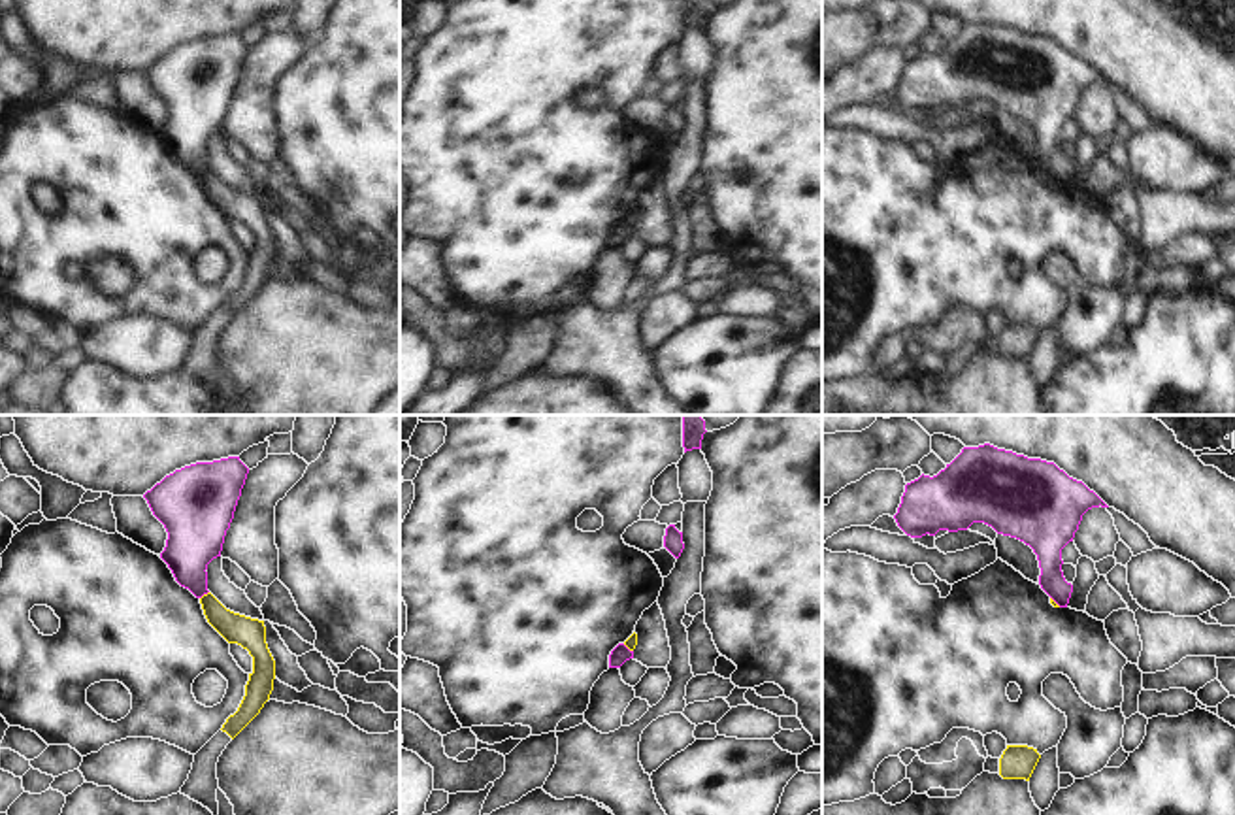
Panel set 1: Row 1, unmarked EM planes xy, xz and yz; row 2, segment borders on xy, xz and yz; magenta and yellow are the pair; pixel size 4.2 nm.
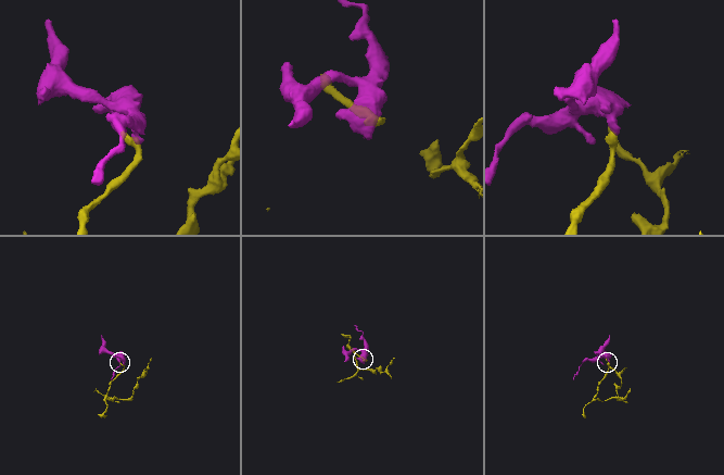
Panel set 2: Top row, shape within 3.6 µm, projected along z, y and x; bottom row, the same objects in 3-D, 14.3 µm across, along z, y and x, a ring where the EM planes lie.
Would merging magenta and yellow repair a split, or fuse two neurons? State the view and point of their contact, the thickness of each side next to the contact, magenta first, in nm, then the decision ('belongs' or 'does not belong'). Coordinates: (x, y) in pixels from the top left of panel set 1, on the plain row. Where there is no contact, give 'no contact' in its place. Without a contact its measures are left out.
meets magenta in xy at (204, 170); 240 nm thick on the magenta side, 130 nm on the other; does not belong

